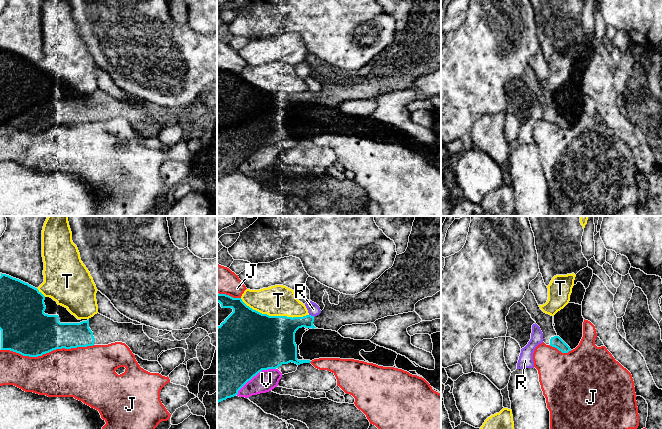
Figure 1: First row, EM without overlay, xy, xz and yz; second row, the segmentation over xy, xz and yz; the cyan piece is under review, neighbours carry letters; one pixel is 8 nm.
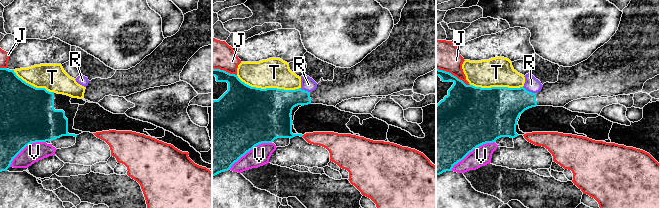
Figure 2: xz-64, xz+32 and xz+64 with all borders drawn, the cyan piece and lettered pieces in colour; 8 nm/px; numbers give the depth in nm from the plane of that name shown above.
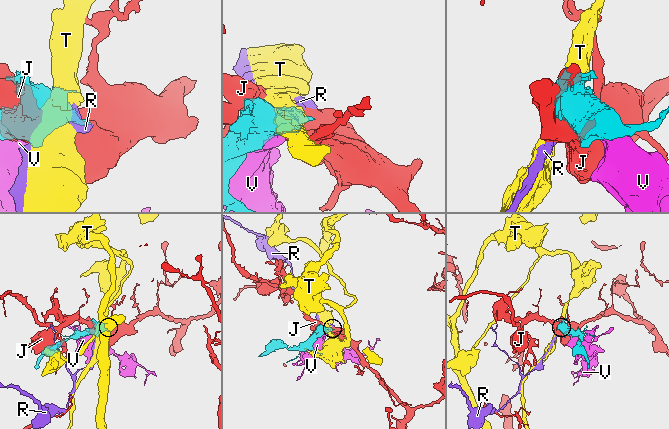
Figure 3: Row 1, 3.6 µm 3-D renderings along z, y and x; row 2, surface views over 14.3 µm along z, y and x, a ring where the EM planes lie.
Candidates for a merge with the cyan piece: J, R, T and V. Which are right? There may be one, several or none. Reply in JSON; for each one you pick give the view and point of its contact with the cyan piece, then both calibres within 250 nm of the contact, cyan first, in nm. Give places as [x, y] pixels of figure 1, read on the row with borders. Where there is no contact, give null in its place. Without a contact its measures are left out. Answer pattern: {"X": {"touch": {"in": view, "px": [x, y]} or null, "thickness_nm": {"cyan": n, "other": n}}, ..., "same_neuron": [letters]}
{"same_neuron": []}

